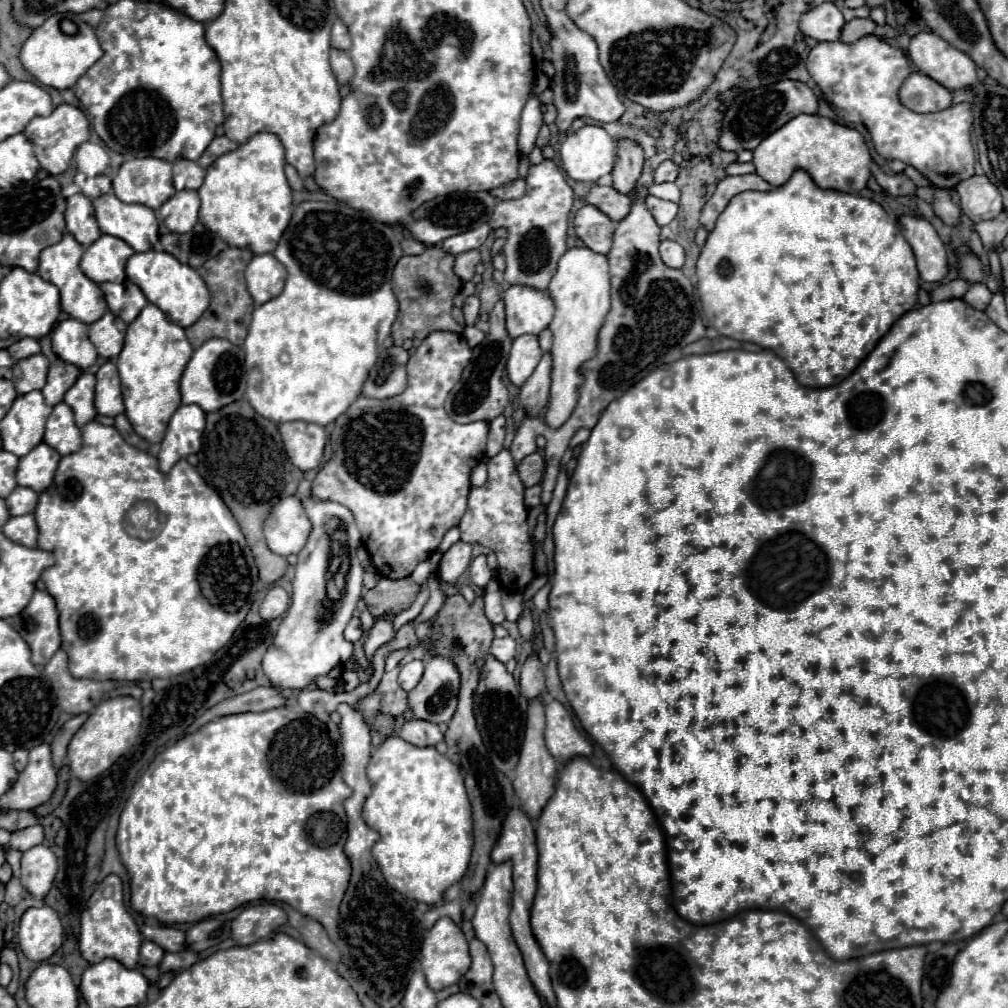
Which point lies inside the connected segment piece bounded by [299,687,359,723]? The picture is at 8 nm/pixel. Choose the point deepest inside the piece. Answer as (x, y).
(320, 703)

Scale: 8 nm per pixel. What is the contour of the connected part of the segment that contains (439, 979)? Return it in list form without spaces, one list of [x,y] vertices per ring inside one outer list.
[[[449,917],[439,919],[427,933],[421,949],[421,967],[427,977],[427,983],[433,991],[441,991],[453,983],[457,983],[469,969],[471,965],[471,955],[469,955],[469,945],[467,939],[461,931],[459,925],[455,925]]]

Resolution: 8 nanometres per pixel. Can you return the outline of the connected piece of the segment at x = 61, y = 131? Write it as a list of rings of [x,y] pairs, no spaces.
[[[59,105],[51,115],[47,117],[35,117],[23,131],[27,139],[33,143],[33,151],[45,171],[51,175],[59,175],[69,167],[69,161],[79,147],[79,143],[85,143],[89,139],[89,121],[85,113],[75,105]]]

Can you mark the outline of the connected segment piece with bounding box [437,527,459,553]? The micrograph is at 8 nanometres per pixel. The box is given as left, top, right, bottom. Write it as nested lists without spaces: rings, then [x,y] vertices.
[[[451,527],[447,533],[445,533],[445,537],[443,537],[443,541],[439,543],[439,547],[437,547],[437,551],[439,553],[445,553],[453,543],[457,543],[459,541],[459,527]]]

